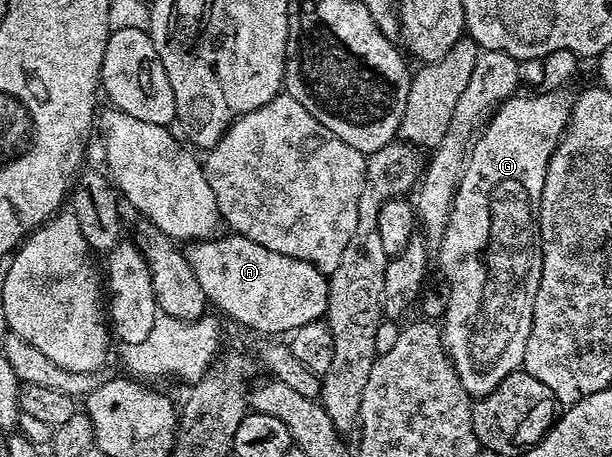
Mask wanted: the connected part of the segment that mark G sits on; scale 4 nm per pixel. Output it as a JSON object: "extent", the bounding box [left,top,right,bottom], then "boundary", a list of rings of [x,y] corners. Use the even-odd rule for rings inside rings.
{"extent":[437,91,572,399],"boundary":[[[539,91],[536,97],[522,97],[516,95],[502,102],[499,108],[491,114],[481,132],[476,136],[471,152],[467,155],[467,163],[463,166],[463,174],[459,180],[459,186],[453,199],[453,207],[449,215],[449,223],[445,227],[443,242],[437,247],[439,253],[439,265],[443,268],[442,276],[451,285],[449,291],[449,307],[447,314],[441,319],[441,332],[443,334],[443,346],[447,348],[447,354],[451,357],[453,367],[465,387],[465,391],[470,393],[472,398],[478,399],[489,395],[505,379],[505,375],[516,372],[522,366],[525,355],[525,343],[529,343],[529,331],[531,330],[531,316],[535,306],[535,296],[537,287],[541,279],[541,263],[543,262],[543,252],[539,249],[539,234],[537,232],[537,214],[539,212],[539,200],[541,191],[545,187],[545,173],[549,167],[549,159],[553,151],[559,146],[559,141],[563,137],[563,132],[567,130],[567,123],[571,119],[572,102],[567,101],[566,92],[544,92]]]}

